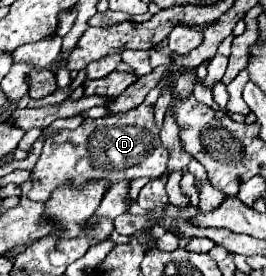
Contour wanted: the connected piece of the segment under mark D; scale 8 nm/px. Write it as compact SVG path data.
M138 105L126 113L116 113L106 119L86 119L74 131L58 131L54 137L48 137L36 167L32 169L32 189L28 197L32 201L46 201L54 187L64 181L74 181L82 185L92 179L106 179L110 185L122 179L138 177L160 177L166 171L168 151L160 143L160 129L154 125L154 107Z

